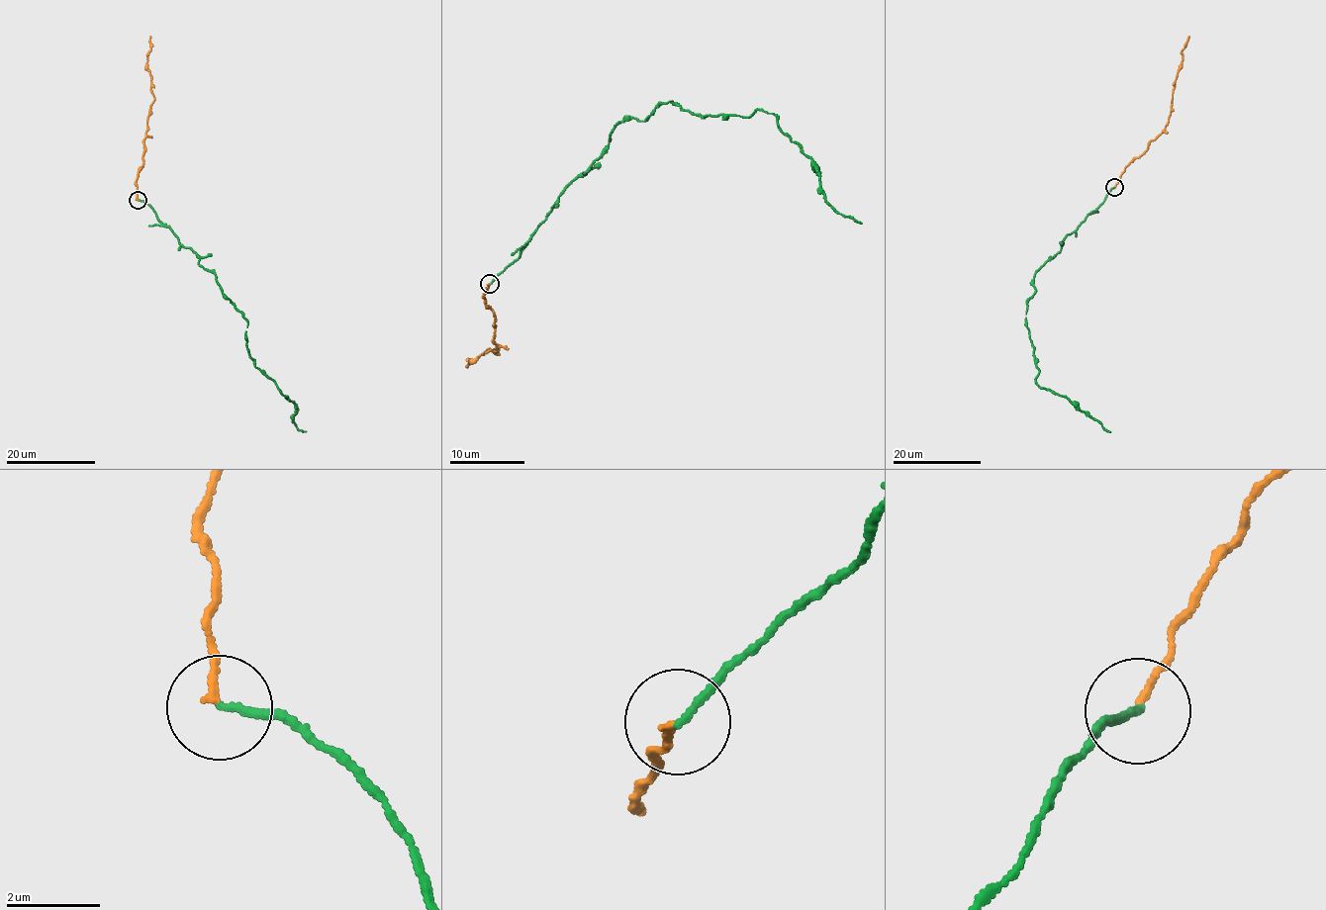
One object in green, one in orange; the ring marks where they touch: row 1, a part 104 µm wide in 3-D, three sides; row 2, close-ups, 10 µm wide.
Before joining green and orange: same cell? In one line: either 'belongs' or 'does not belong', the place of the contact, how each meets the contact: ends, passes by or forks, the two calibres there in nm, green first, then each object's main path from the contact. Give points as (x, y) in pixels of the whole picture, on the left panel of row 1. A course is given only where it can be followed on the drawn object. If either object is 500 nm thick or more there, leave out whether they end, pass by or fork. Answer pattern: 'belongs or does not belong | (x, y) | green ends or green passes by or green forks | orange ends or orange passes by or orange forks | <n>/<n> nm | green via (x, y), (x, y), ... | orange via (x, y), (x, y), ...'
belongs | (138, 200) | green ends | orange ends | 150/140 nm | green via (138, 200), (215, 274), (247, 323), (245, 339), (254, 366), (296, 407), (291, 420), (306, 431) | orange via (138, 199), (137, 178), (143, 160), (147, 115), (154, 96), (147, 61), (150, 37)

